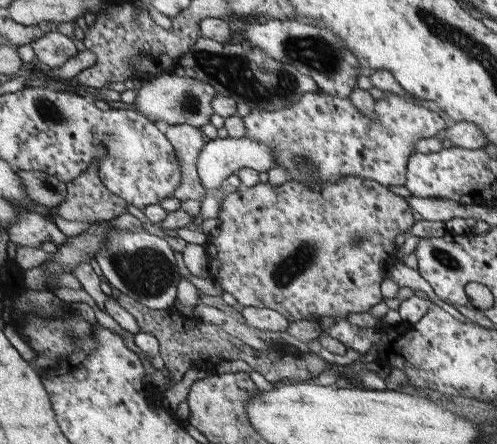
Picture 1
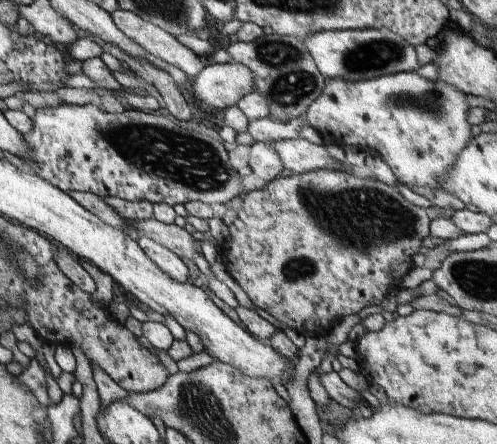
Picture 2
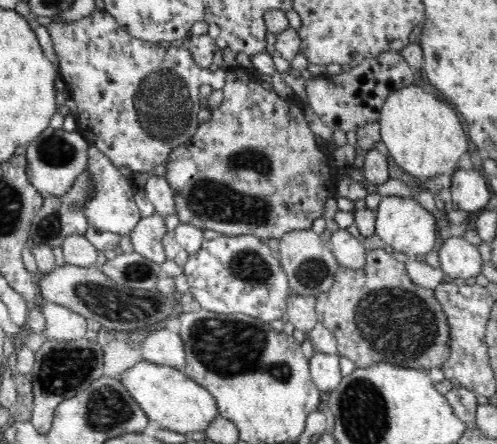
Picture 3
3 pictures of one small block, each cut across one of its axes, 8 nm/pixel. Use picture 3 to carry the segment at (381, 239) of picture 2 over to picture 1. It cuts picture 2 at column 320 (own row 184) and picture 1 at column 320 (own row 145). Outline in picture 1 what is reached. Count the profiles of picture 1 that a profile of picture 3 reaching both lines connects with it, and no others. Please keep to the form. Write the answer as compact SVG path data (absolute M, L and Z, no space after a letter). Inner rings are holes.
M361 178L311 186L289 180L281 186L257 184L253 188L237 188L221 202L217 238L203 246L209 258L207 274L241 308L267 308L283 314L289 322L303 318L319 320L321 316L345 320L349 312L367 312L383 300L381 282L385 266L395 258L393 238L407 232L413 224L405 198Z

